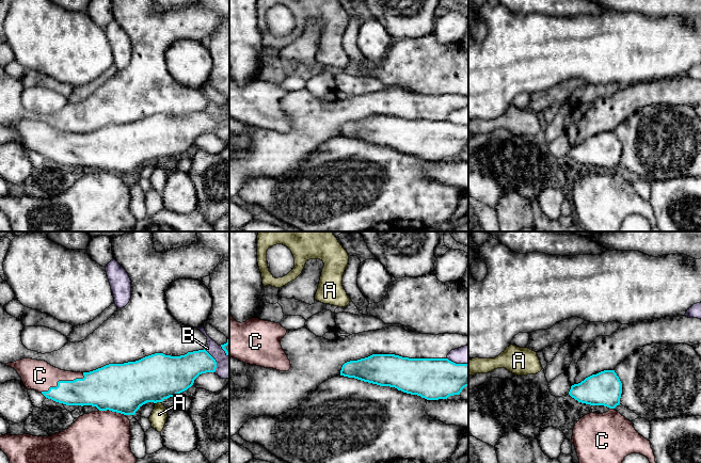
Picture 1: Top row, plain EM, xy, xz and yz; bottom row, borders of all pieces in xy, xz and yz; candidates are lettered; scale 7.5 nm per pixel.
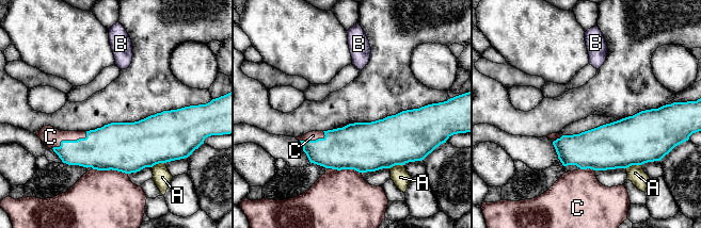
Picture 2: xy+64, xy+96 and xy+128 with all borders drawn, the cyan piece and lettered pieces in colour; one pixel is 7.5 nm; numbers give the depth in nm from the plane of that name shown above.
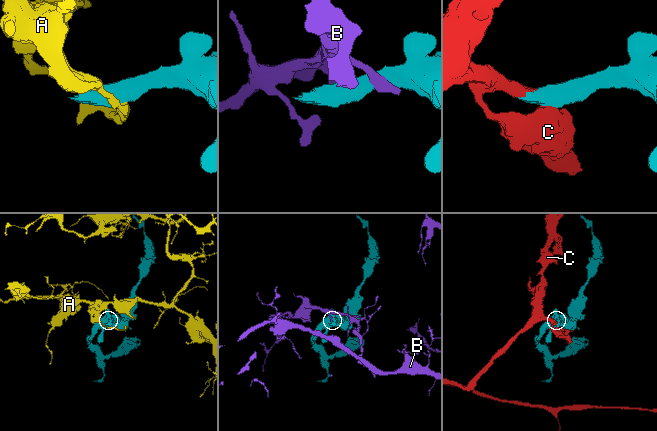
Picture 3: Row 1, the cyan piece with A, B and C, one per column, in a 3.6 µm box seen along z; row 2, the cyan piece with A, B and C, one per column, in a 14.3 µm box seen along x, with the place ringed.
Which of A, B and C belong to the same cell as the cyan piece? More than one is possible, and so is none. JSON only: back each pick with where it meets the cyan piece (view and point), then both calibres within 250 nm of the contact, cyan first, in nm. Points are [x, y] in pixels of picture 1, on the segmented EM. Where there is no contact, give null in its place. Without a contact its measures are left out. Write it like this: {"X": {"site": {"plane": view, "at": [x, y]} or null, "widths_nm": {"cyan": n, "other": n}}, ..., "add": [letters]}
{"C": {"site": {"plane": "xy", "at": [61, 381]}, "widths_nm": {"cyan": 240, "other": 220}}, "add": ["C"]}

